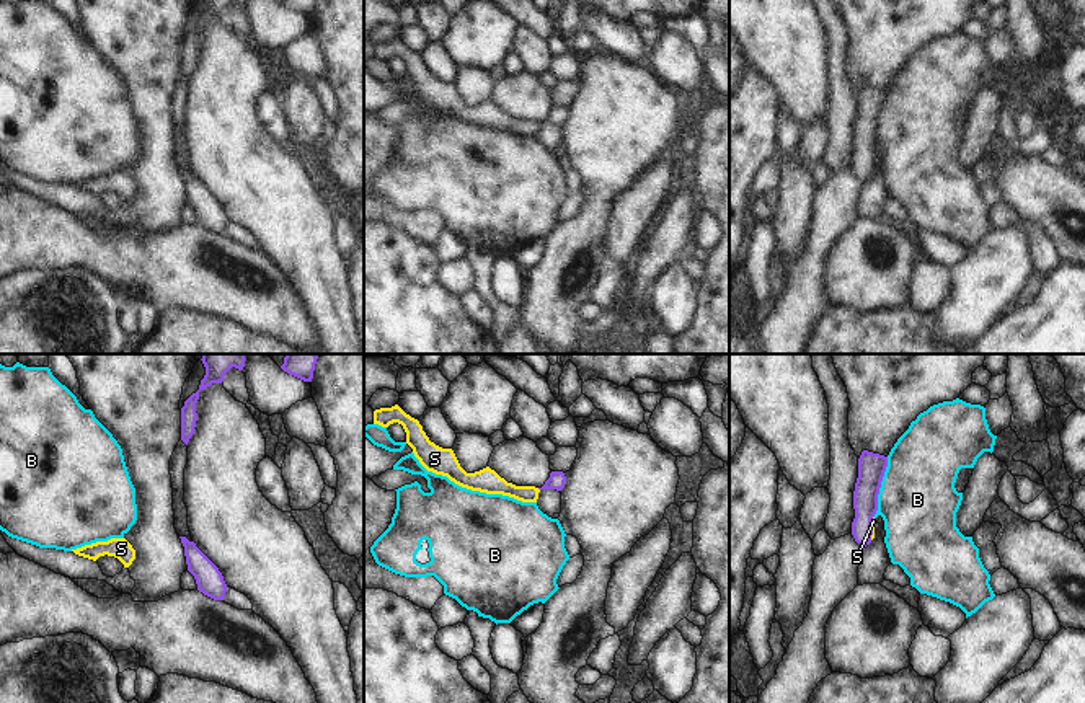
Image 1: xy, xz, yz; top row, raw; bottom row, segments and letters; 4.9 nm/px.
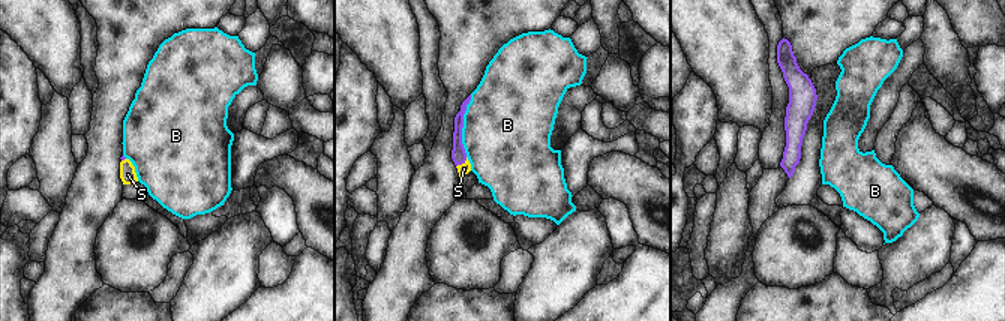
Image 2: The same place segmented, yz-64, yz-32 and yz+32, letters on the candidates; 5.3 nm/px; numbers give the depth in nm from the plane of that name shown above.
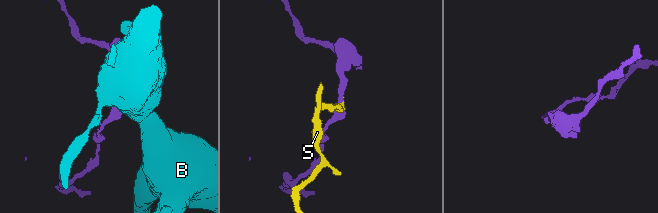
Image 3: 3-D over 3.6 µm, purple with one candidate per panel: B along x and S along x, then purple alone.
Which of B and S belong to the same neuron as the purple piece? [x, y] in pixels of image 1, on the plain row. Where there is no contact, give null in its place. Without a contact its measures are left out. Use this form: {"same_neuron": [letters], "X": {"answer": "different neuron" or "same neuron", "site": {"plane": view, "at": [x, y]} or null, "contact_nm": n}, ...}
{"same_neuron": ["S"], "B": {"answer": "different neuron", "site": {"plane": "yz", "at": [880, 121]}, "contact_nm": 300}, "S": {"answer": "same neuron", "site": {"plane": "yz", "at": [870, 162]}, "contact_nm": 120}}

